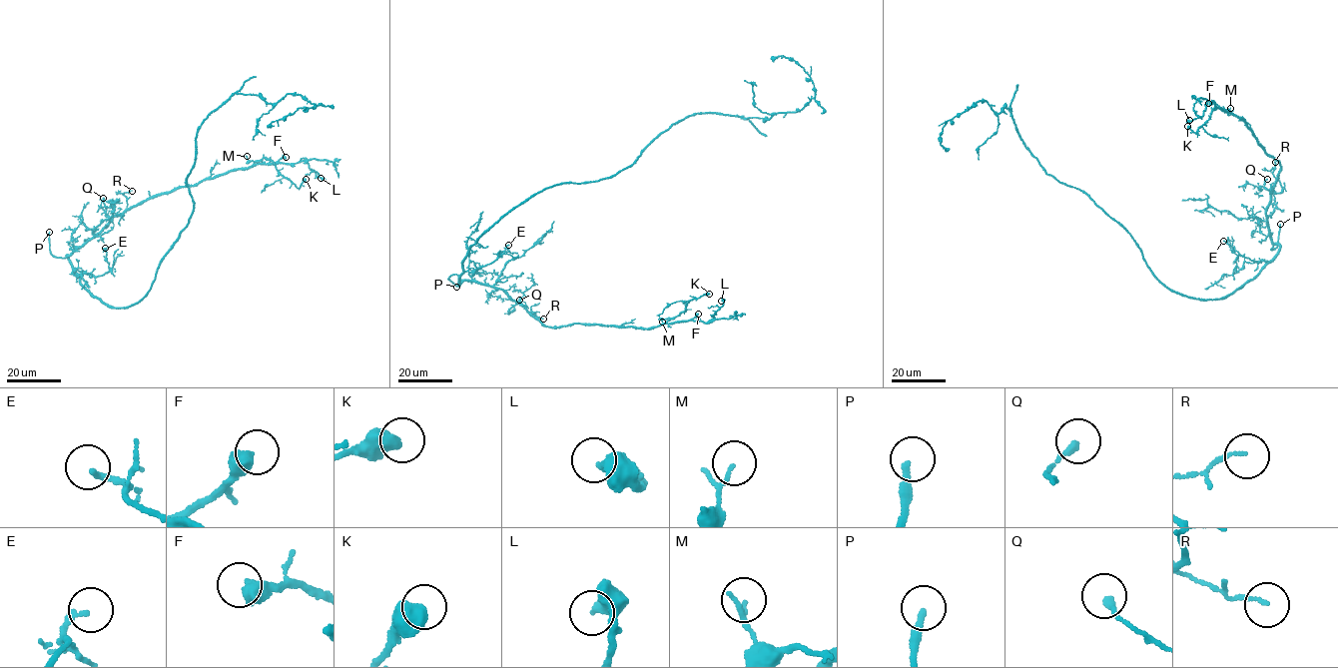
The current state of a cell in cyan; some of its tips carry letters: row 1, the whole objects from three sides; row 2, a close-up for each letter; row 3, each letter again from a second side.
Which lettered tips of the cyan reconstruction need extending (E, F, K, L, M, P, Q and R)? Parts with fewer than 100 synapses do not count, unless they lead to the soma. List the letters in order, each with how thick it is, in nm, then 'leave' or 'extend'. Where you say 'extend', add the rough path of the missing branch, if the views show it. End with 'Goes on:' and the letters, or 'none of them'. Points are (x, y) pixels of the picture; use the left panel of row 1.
E: calibre 180 nm; leave
F: calibre 550 nm; leave
K: calibre 650 nm; leave
L: calibre 400 nm; leave
M: calibre 90 nm; leave
P: calibre 220 nm; leave
Q: calibre 220 nm; leave
R: calibre 110 nm; leave
Goes on: none of them

